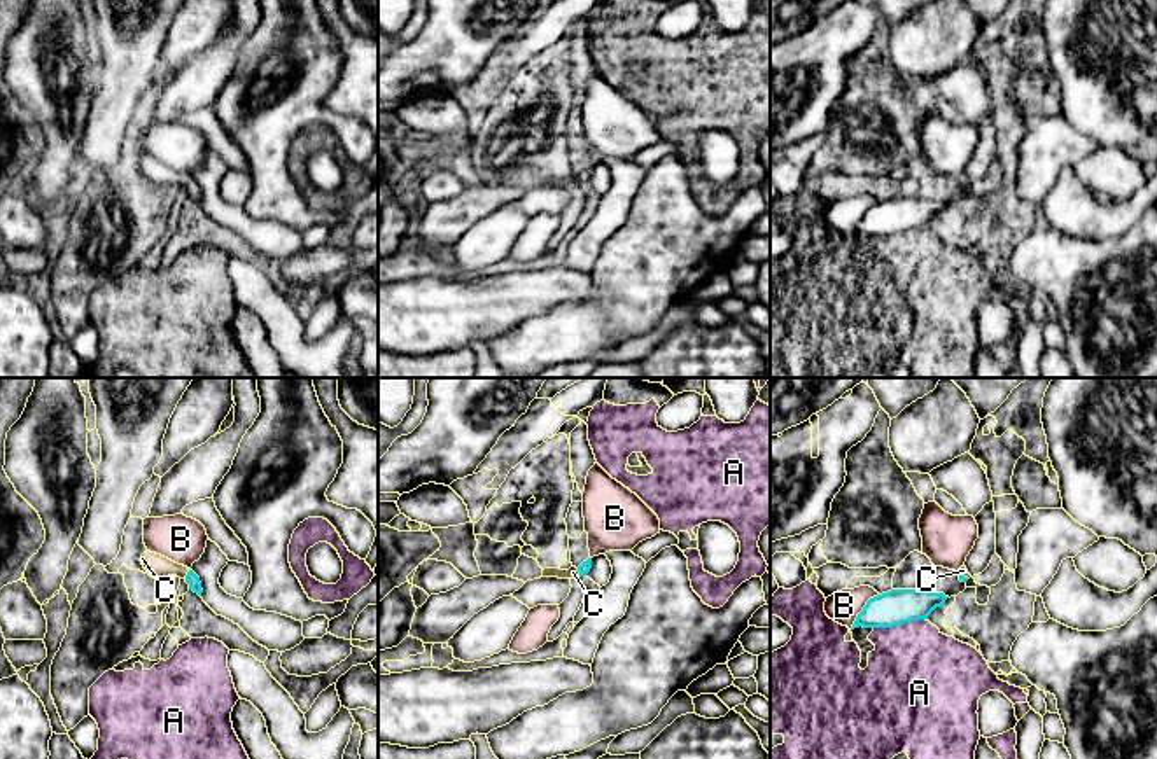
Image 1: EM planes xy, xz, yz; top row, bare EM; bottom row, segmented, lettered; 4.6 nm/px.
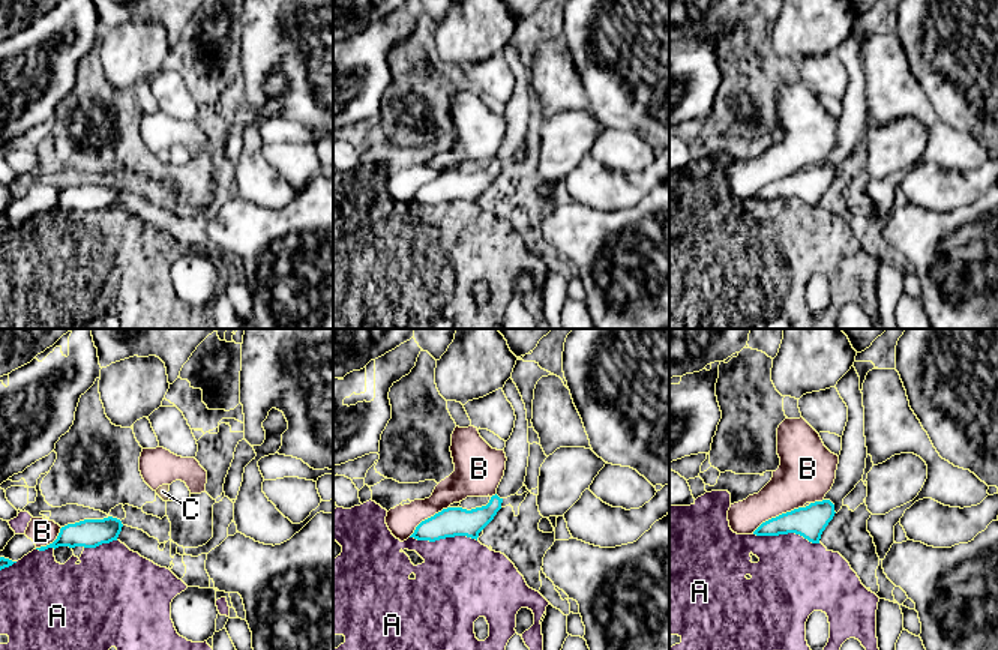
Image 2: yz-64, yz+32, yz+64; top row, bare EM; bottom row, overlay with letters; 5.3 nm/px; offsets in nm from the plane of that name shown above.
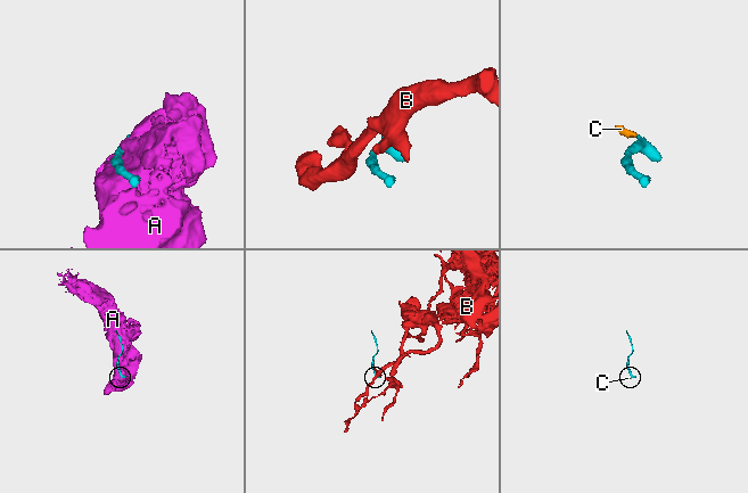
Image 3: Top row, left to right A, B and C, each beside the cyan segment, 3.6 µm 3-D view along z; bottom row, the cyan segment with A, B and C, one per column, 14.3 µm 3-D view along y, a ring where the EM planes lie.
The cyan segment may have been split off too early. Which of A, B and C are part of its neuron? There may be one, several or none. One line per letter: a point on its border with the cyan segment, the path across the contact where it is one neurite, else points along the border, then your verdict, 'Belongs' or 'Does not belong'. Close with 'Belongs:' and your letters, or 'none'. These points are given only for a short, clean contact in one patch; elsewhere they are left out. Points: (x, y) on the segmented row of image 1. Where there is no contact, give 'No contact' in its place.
A: Touches cyan at yz (898, 623). Does not belong
B: Touches cyan at yz (862, 611). Does not belong
C: Touches cyan at xy (188, 574). Path across: xy (191, 577), (188, 574), (156, 565). Belongs
Belongs: C

